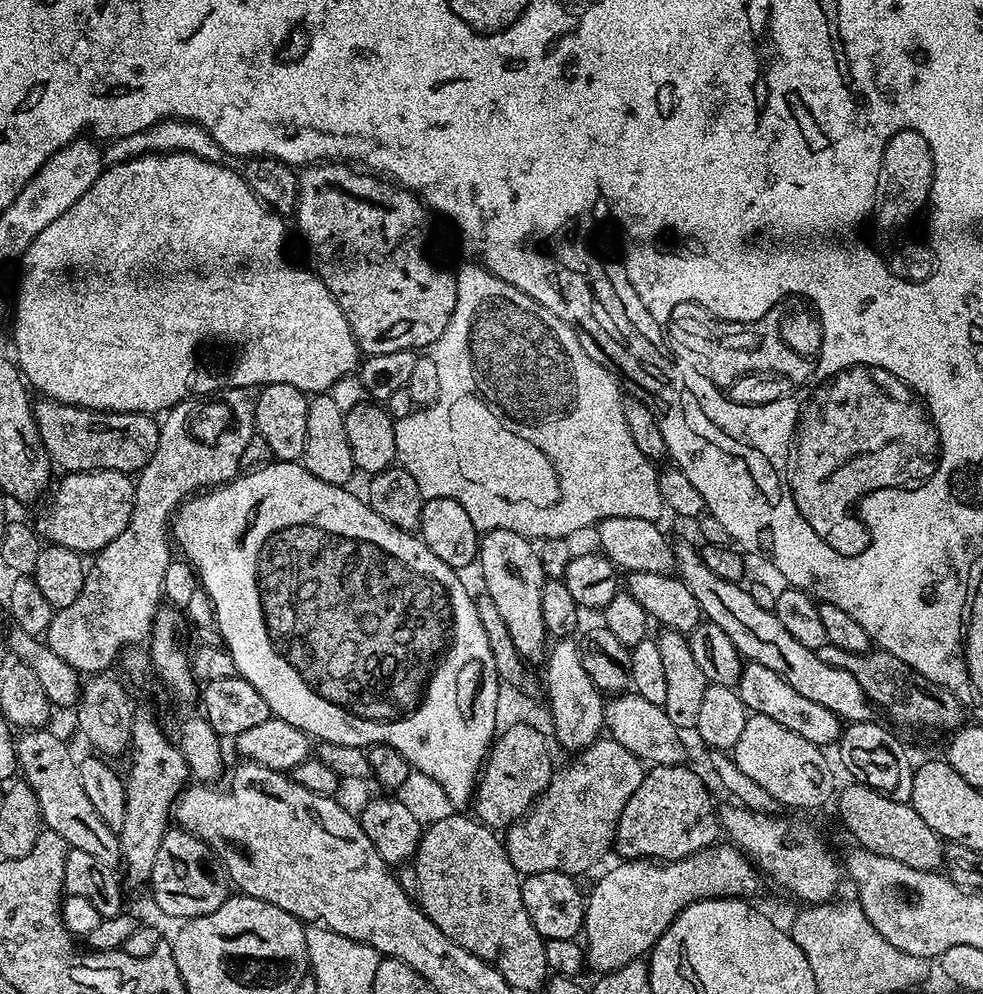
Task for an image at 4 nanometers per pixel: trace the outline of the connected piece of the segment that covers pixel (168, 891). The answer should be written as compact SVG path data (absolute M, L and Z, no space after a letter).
M179 826L169 827L168 833L162 838L162 846L158 846L150 877L151 884L152 896L156 899L157 906L166 915L173 916L176 922L210 914L218 910L218 906L222 906L222 902L226 902L230 895L228 872L212 847Z

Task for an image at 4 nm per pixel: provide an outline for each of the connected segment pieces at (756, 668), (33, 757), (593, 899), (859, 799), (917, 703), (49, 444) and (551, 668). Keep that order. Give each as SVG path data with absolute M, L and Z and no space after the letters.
M745 663L740 669L738 691L749 713L774 718L774 722L782 722L786 730L794 730L794 734L806 738L806 742L829 746L828 744L835 745L839 741L842 721L834 714L834 710L826 710L826 706L821 703L798 694L798 690L794 690L794 686L786 682L786 678L774 674L774 670L769 670L767 666Z
M29 729L19 735L16 743L17 767L38 798L41 821L49 831L60 834L70 848L83 850L96 861L117 867L123 861L119 835L106 826L91 805L83 789L77 757L49 730Z
M717 842L710 848L704 848L701 852L695 852L692 856L687 856L681 860L669 860L667 862L653 862L650 860L630 860L625 859L624 864L616 864L600 882L593 888L592 893L589 891L586 896L586 903L584 906L584 926L582 929L583 939L588 939L588 948L586 944L586 964L590 969L593 968L596 974L603 974L605 972L613 972L618 970L622 966L626 966L631 960L639 960L647 957L651 953L652 948L662 938L664 931L671 926L674 922L674 918L678 918L678 914L686 906L693 904L695 900L713 900L719 896L731 896L733 898L752 898L752 895L760 888L760 880L762 881L761 873L758 871L755 864L740 851L739 848L733 846L728 842Z
M848 782L841 792L839 789L835 804L840 811L840 820L844 823L845 830L856 839L853 841L859 847L874 854L882 854L882 858L894 858L894 862L914 866L914 870L935 872L941 867L940 863L945 863L945 841L934 830L930 830L930 826L926 826L922 818L918 818L911 803L894 802L878 794L878 790L870 786Z
M827 643L816 649L818 658L830 666L838 666L838 670L846 670L852 675L858 686L868 695L869 700L877 709L880 708L893 720L891 723L897 729L921 728L924 732L959 732L966 724L966 709L964 705L942 686L930 682L918 670L906 666L902 658L894 658L894 654L869 650L862 654L850 654L850 650L838 650L838 646Z
M40 398L35 401L36 417L35 435L39 444L48 453L51 463L65 473L70 472L101 472L114 470L129 474L139 473L154 458L160 437L160 425L150 418L142 418L138 412L96 412L93 408L79 408L77 404L63 404L57 400Z
M560 638L553 644L556 645L553 648L551 645L547 649L546 659L543 661L543 664L545 663L544 676L542 672L542 684L546 689L546 696L548 692L548 708L552 711L552 728L556 731L556 740L562 747L569 748L569 753L579 754L601 739L602 733L605 731L604 705L606 700L583 666L579 643L572 638Z

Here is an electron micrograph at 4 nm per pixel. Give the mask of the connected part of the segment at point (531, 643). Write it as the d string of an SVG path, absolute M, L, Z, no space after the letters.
M490 530L481 535L478 557L478 569L480 568L481 574L484 575L483 591L494 602L494 606L498 606L498 614L502 614L502 622L506 622L506 630L510 630L510 638L514 646L528 662L536 659L539 661L545 655L544 640L549 639L548 628L542 620L542 590L546 577L537 549L537 545L529 537L518 534L514 530Z

